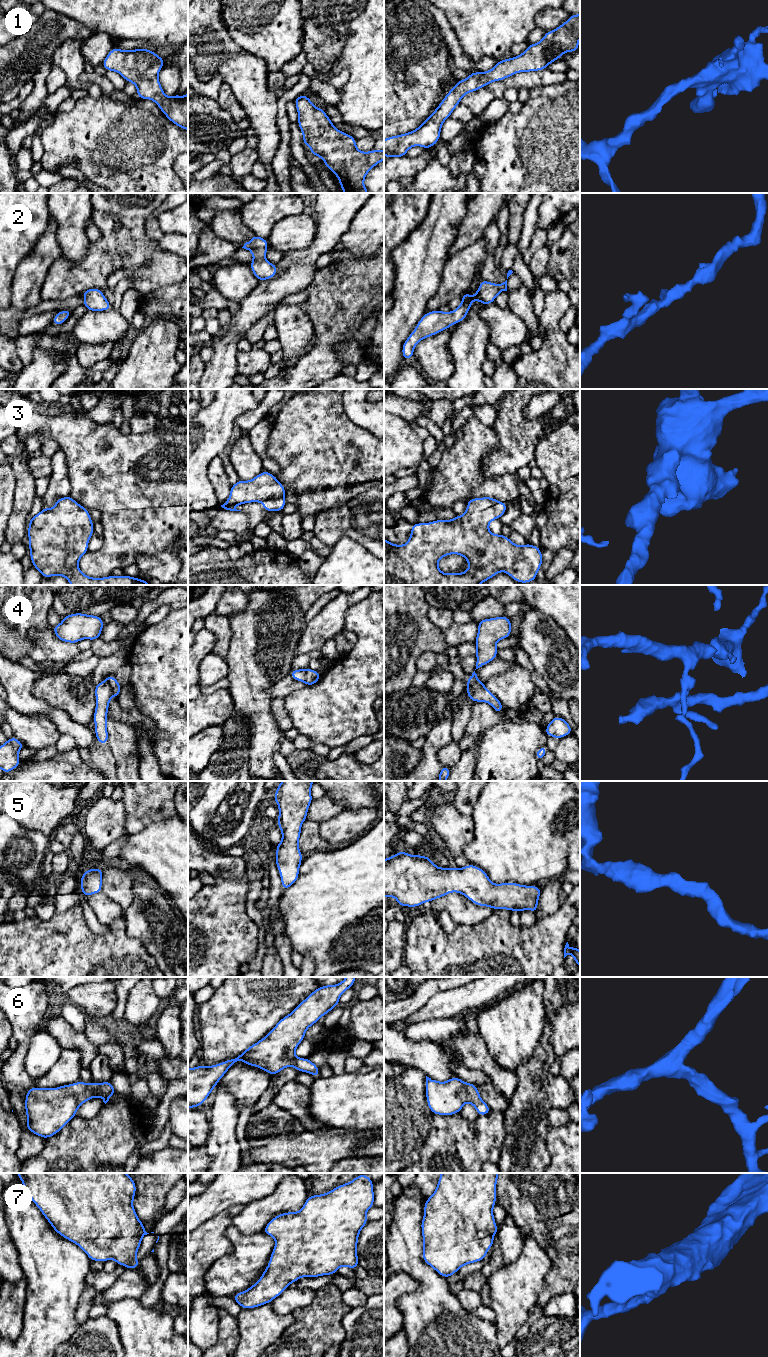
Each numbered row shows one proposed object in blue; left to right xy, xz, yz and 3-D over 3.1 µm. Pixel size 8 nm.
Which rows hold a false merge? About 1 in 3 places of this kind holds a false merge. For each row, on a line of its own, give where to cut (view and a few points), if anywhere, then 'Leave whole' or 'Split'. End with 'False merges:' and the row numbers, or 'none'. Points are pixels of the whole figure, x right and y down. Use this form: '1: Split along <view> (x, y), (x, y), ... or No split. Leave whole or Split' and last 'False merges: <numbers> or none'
1: No split. Leave whole
2: No split. Leave whole
3: No split. Leave whole
4: Split along xy (107, 677), (111, 696). Split
5: No split. Leave whole
6: No split. Leave whole
7: No split. Leave whole
False merges: 4

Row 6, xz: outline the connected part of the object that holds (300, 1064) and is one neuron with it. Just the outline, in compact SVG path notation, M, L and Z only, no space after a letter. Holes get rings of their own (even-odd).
M346 977L336 985L320 986L289 1015L284 1016L265 1037L239 1056L213 1066L199 1065L188 1068L188 1108L203 1105L219 1080L238 1061L265 1070L271 1076L291 1066L299 1072L320 1077L319 1067L308 1058L297 1058L295 1049L305 1038L309 1027L340 1005L340 996L351 988L355 981L356 977Z

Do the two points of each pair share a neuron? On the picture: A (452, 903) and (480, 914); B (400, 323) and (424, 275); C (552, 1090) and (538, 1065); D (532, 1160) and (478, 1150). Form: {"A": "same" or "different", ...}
{"A": "same", "B": "same", "C": "different", "D": "different"}

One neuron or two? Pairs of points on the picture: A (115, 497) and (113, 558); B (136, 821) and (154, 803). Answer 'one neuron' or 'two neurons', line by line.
A: one neuron
B: one neuron

